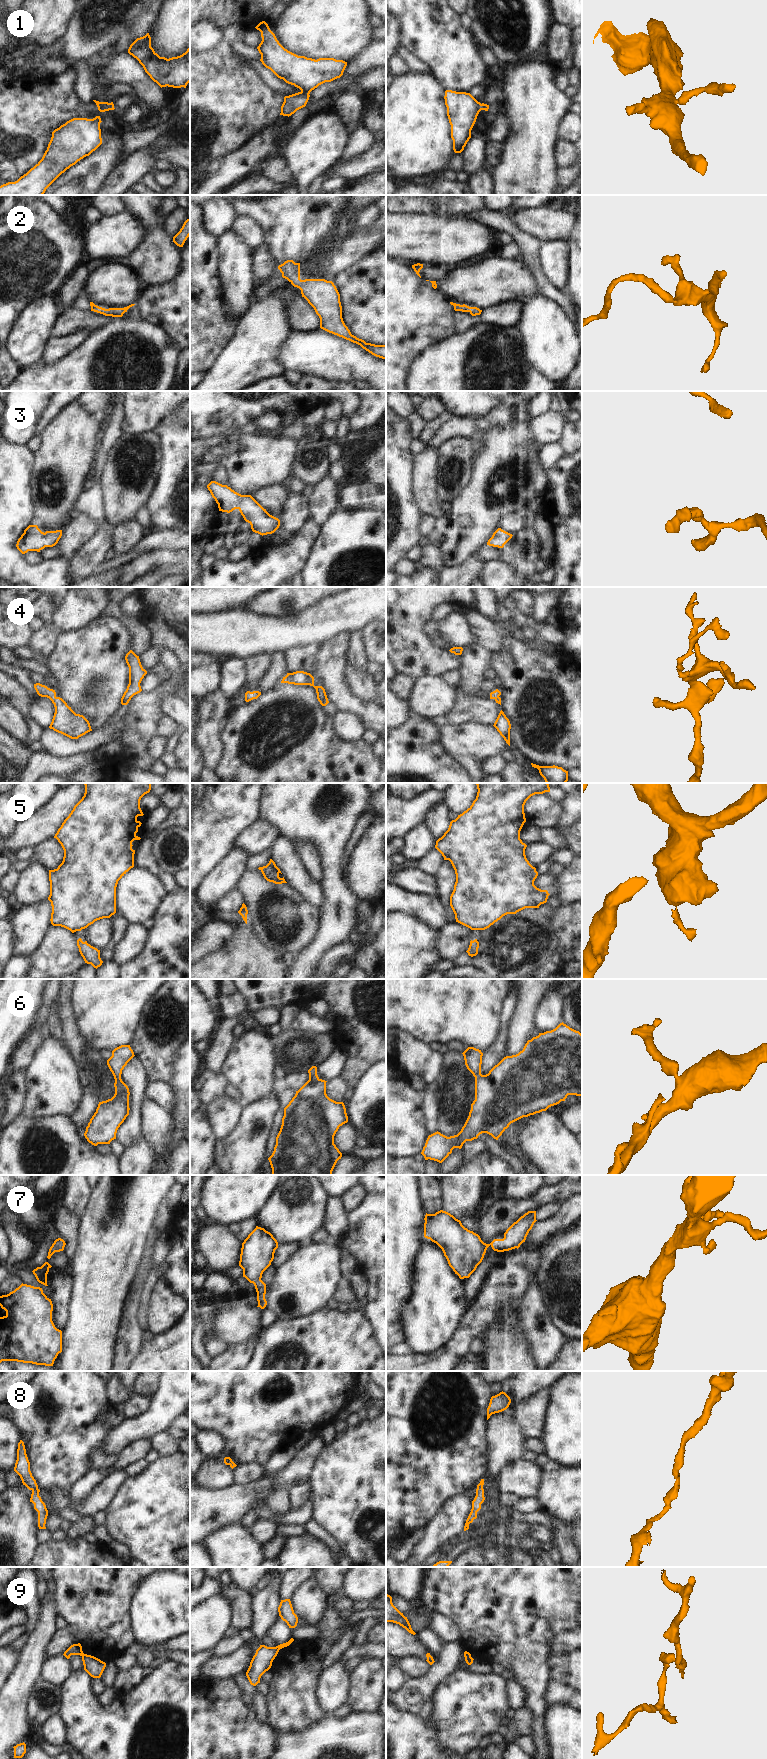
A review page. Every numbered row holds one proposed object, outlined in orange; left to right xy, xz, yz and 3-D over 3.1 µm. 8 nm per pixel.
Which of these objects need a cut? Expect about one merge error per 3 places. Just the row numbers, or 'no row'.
1, 5, 9

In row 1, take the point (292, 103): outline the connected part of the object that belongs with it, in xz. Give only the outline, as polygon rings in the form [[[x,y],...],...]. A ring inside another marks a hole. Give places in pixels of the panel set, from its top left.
[[[298,92],[284,97],[284,102],[281,106],[280,115],[291,116],[297,110],[306,106],[310,95],[304,92]]]

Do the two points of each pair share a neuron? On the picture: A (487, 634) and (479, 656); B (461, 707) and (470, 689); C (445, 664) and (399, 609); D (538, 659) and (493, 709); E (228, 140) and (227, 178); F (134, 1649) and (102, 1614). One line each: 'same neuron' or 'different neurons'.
A: different neurons
B: different neurons
C: same neuron
D: different neurons
E: different neurons
F: different neurons

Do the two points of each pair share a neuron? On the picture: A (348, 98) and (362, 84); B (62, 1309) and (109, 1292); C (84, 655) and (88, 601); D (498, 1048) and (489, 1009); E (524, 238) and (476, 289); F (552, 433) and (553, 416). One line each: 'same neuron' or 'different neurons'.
A: different neurons
B: different neurons
C: different neurons
D: different neurons
E: different neurons
F: same neuron

